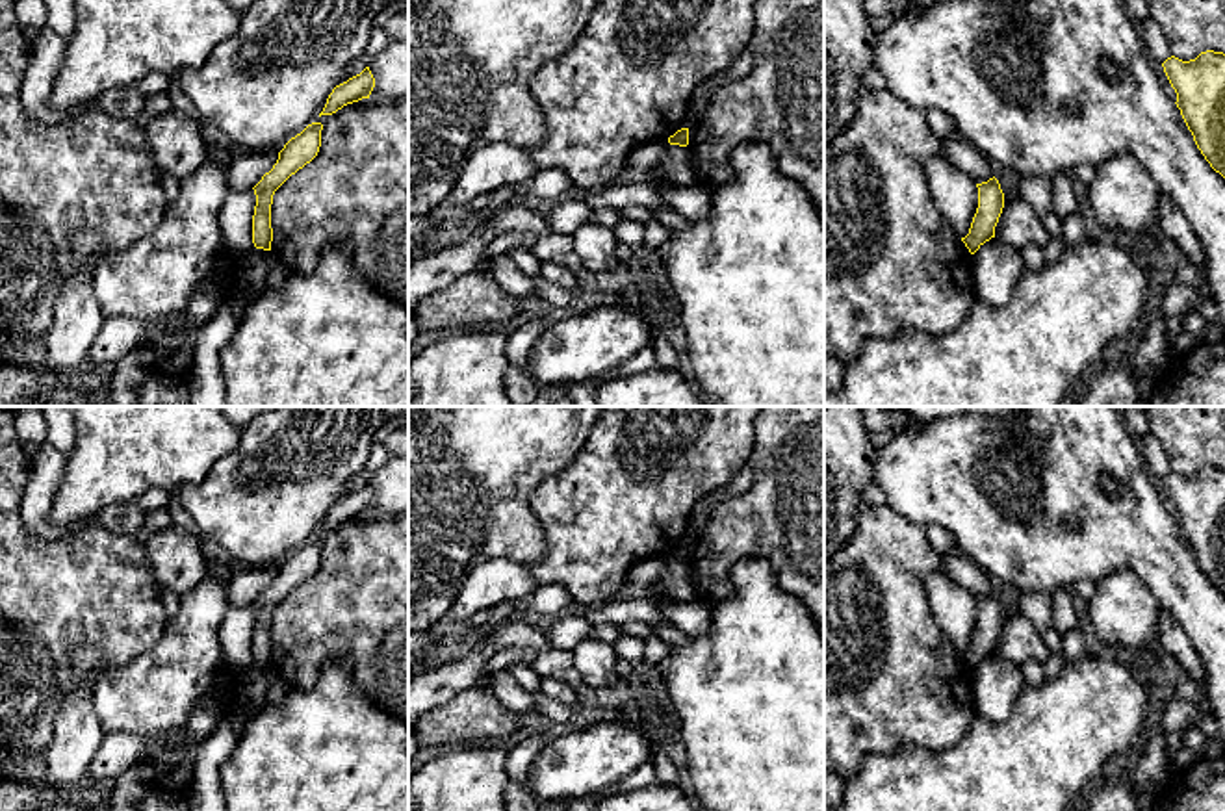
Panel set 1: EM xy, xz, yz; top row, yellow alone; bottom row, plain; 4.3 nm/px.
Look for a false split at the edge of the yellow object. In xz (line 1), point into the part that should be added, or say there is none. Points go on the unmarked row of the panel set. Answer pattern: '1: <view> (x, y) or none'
1: none

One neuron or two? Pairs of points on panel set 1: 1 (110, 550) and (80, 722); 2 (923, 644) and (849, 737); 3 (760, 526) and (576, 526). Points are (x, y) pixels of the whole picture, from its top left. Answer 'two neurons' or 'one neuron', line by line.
1: two neurons
2: one neuron
3: two neurons

